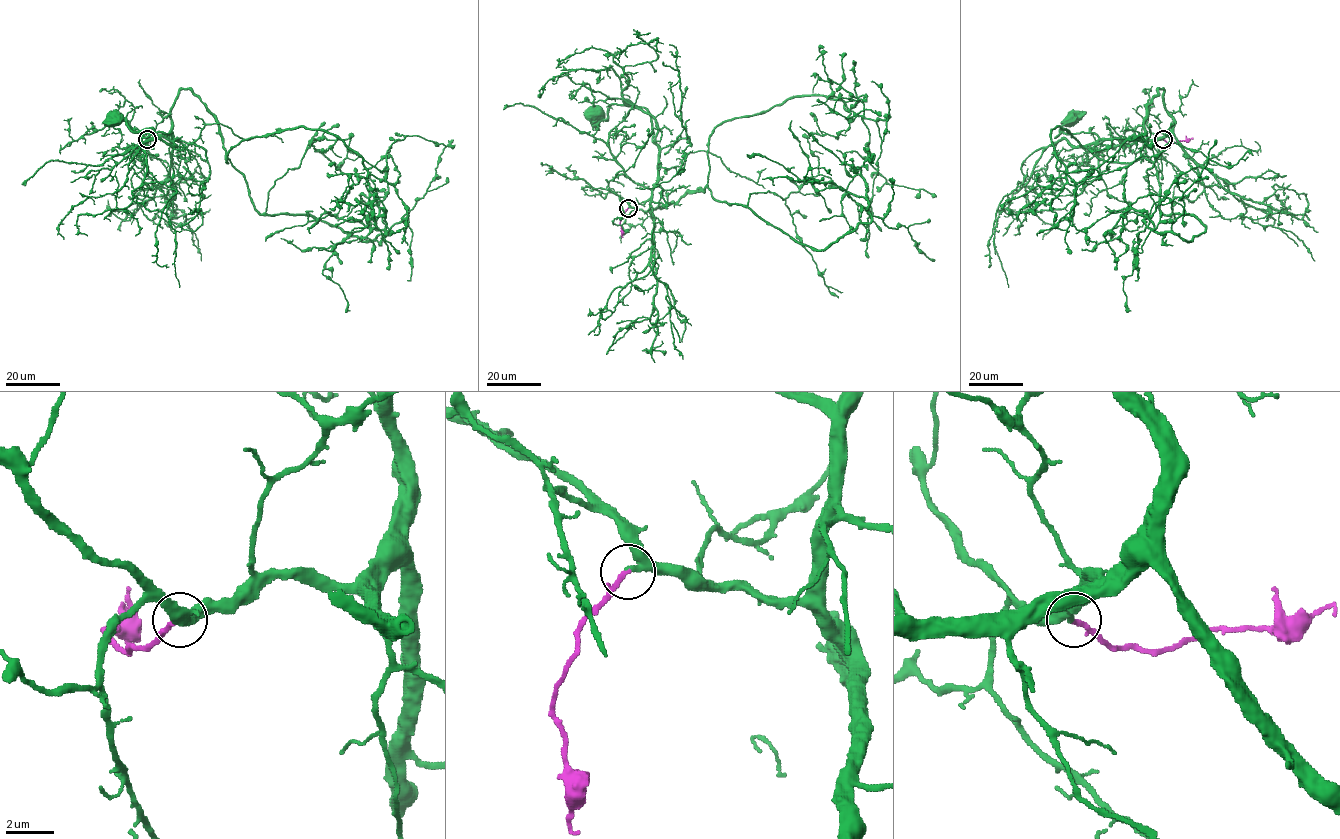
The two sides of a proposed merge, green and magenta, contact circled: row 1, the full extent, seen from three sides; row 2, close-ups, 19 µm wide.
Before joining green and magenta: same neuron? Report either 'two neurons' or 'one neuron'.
one neuron

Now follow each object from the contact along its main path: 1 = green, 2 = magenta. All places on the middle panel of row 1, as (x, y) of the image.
1: (628, 207), (647, 211), (658, 178), (658, 146), (650, 114), (619, 104), (609, 107), (605, 119), (593, 112)
2: (628, 208), (620, 221), (623, 236)

